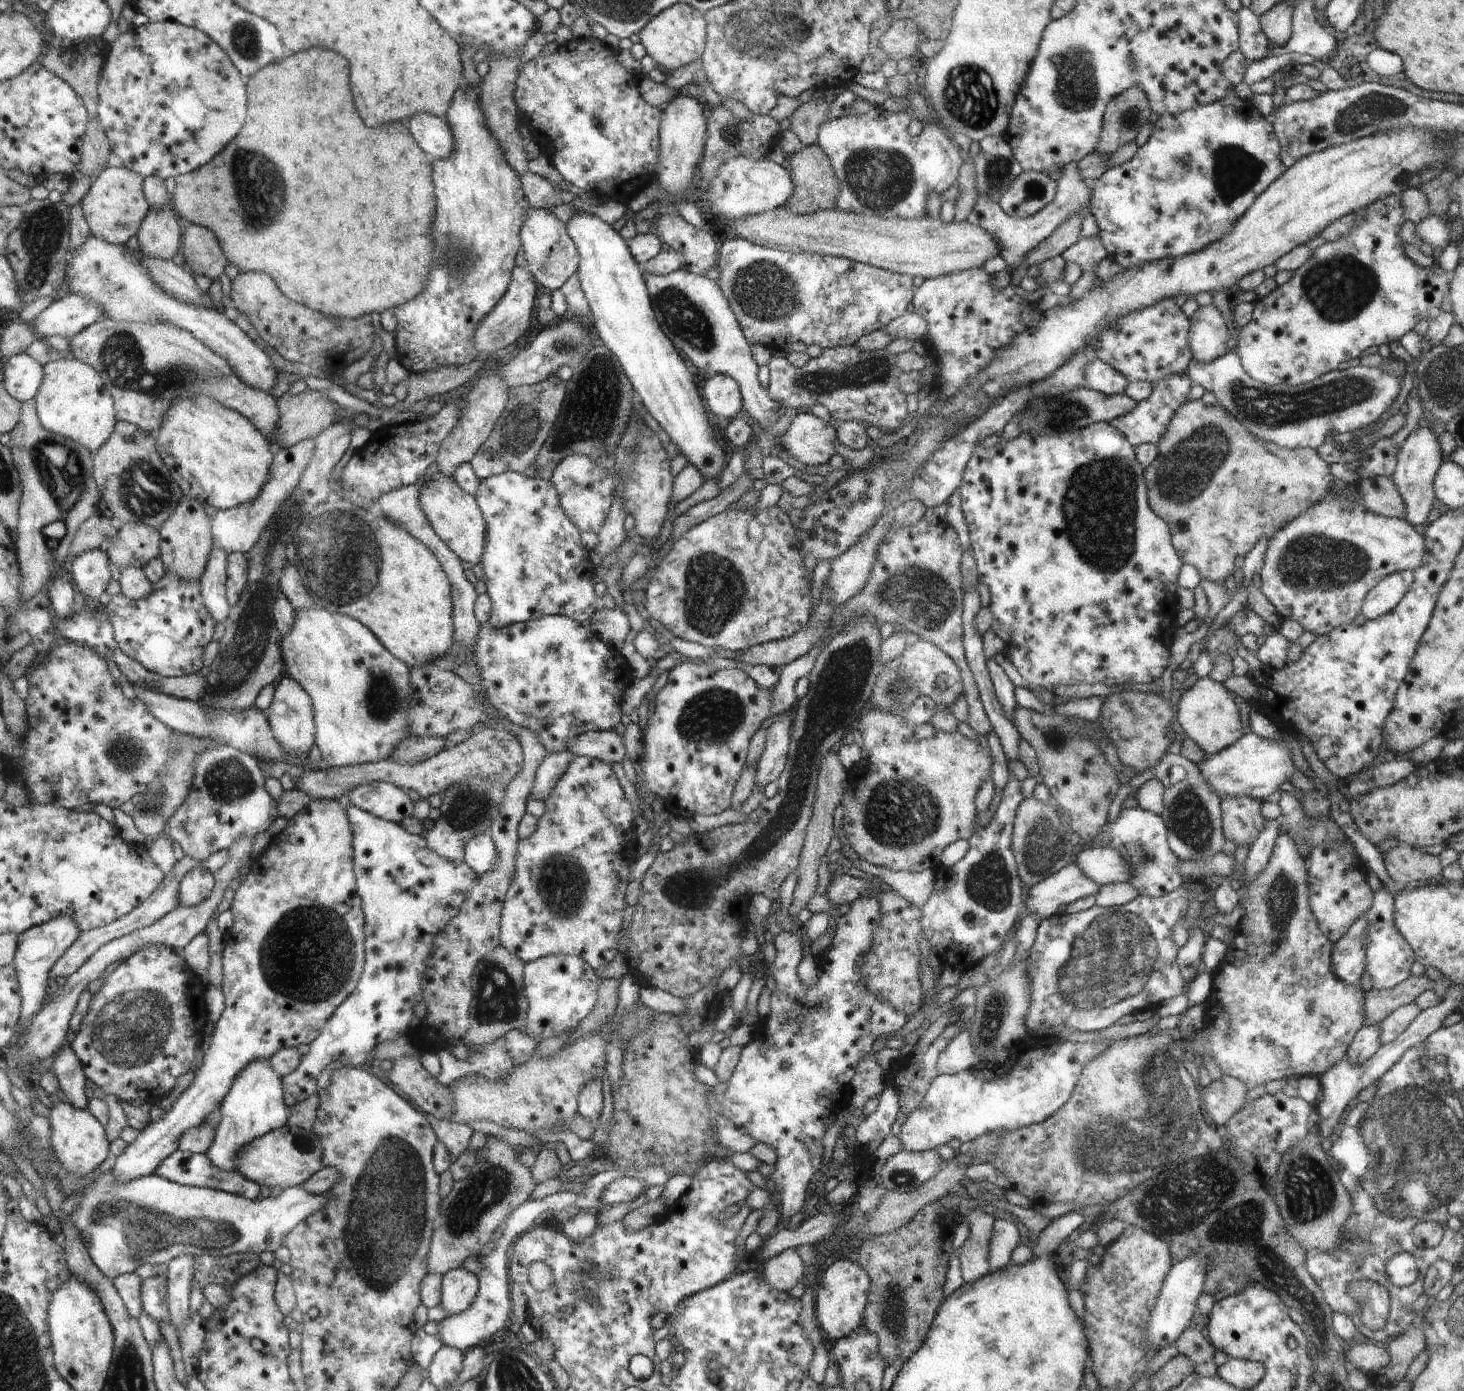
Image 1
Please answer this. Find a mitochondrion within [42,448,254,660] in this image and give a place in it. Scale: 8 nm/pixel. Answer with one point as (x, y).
(143, 488)

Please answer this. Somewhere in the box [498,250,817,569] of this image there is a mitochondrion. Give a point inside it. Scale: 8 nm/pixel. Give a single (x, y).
(592, 414)

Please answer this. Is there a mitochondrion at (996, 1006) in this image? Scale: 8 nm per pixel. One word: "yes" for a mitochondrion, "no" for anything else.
yes

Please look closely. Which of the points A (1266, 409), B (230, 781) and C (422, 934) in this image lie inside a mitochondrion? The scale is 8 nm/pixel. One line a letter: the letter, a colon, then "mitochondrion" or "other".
A: mitochondrion
B: mitochondrion
C: other

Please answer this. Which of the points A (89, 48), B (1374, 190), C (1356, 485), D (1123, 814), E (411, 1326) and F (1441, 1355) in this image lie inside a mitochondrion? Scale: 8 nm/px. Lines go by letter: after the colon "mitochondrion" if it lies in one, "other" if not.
A: mitochondrion
B: other
C: other
D: other
E: other
F: other

